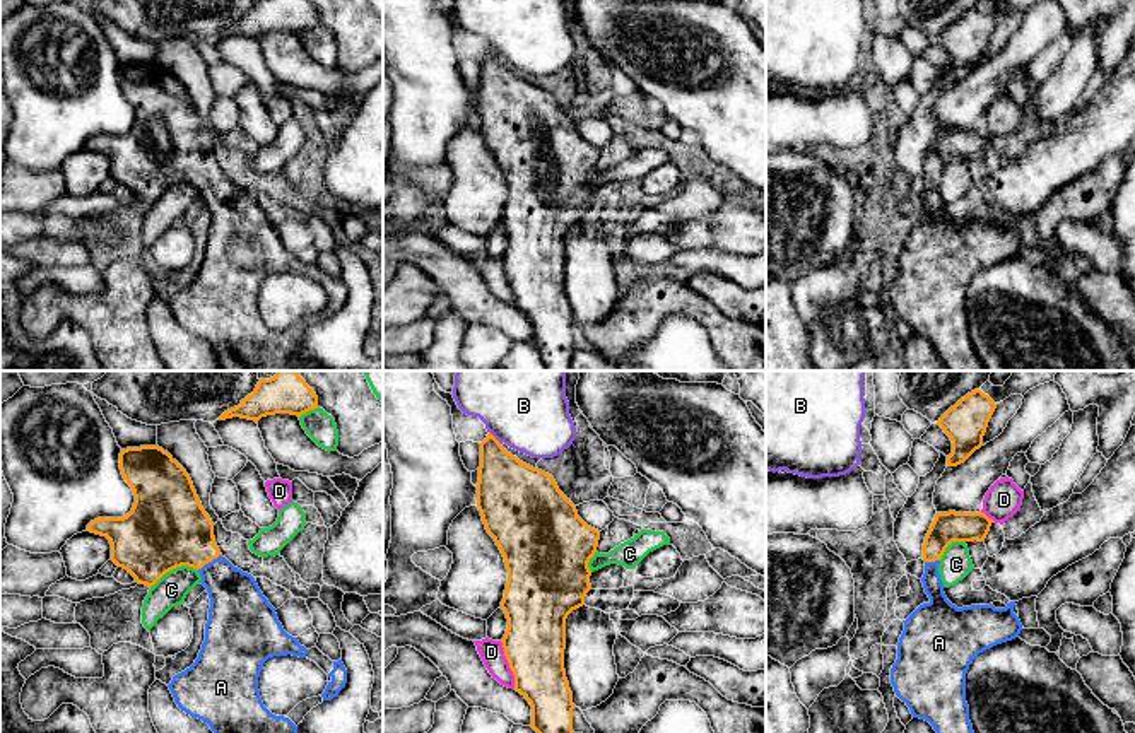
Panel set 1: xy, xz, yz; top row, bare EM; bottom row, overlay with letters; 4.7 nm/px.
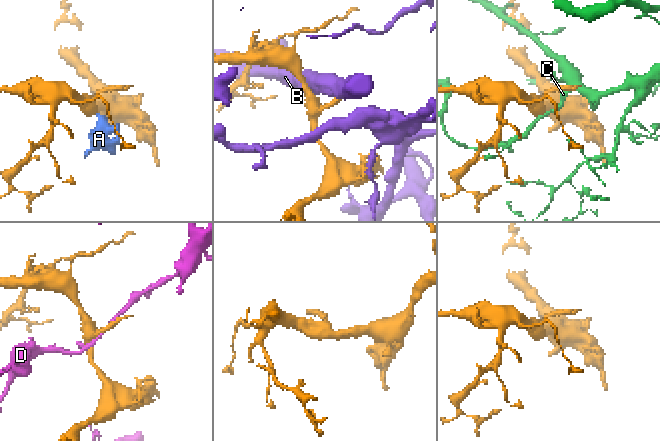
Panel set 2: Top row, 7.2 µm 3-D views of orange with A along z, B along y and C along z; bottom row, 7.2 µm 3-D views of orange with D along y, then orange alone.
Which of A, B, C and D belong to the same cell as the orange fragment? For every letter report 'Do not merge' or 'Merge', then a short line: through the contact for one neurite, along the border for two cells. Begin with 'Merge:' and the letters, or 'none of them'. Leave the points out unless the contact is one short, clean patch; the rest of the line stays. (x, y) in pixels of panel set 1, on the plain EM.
Merge: A
A: Merge. Line: xy (168, 146), (209, 178), (235, 212), (236, 221)
B: Do not merge
C: Do not merge
D: Do not merge

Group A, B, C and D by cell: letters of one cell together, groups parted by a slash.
A / B / C / D

